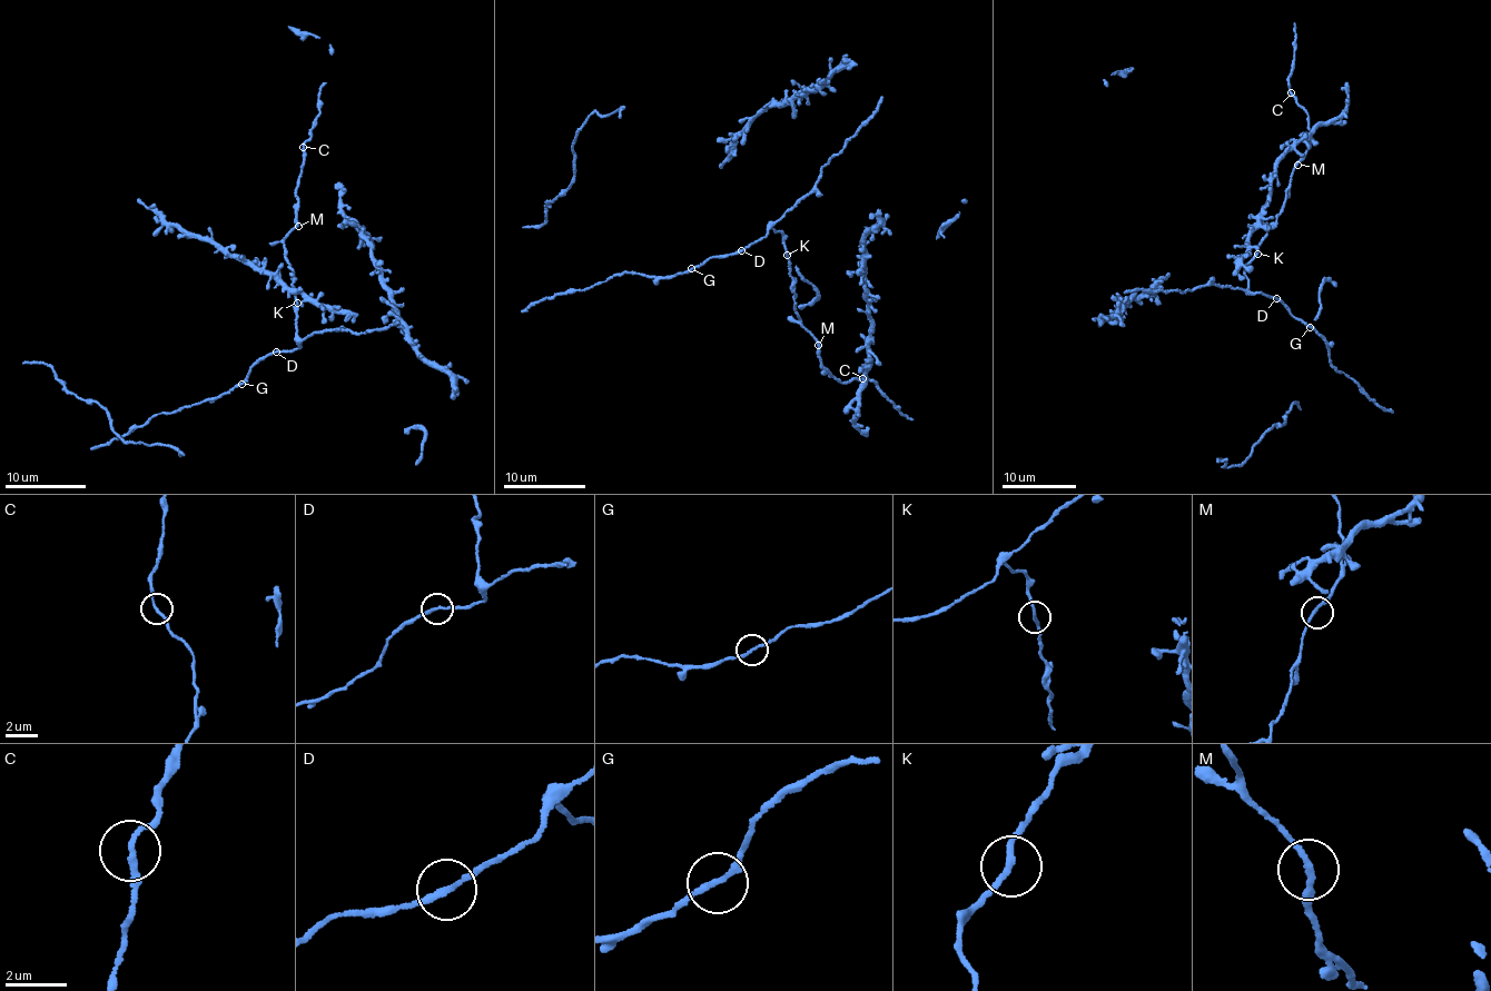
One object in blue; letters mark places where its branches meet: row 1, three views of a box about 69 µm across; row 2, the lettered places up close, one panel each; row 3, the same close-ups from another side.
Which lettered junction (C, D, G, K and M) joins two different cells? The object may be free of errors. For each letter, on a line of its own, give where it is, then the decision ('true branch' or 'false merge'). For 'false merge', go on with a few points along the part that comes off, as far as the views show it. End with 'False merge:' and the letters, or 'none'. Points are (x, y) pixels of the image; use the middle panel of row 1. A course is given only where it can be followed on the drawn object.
C: (862, 378) | true branch
D: (741, 250) | true branch
G: (691, 268) | true branch
K: (787, 255) | true branch
M: (818, 345) | true branch
False merge: none

